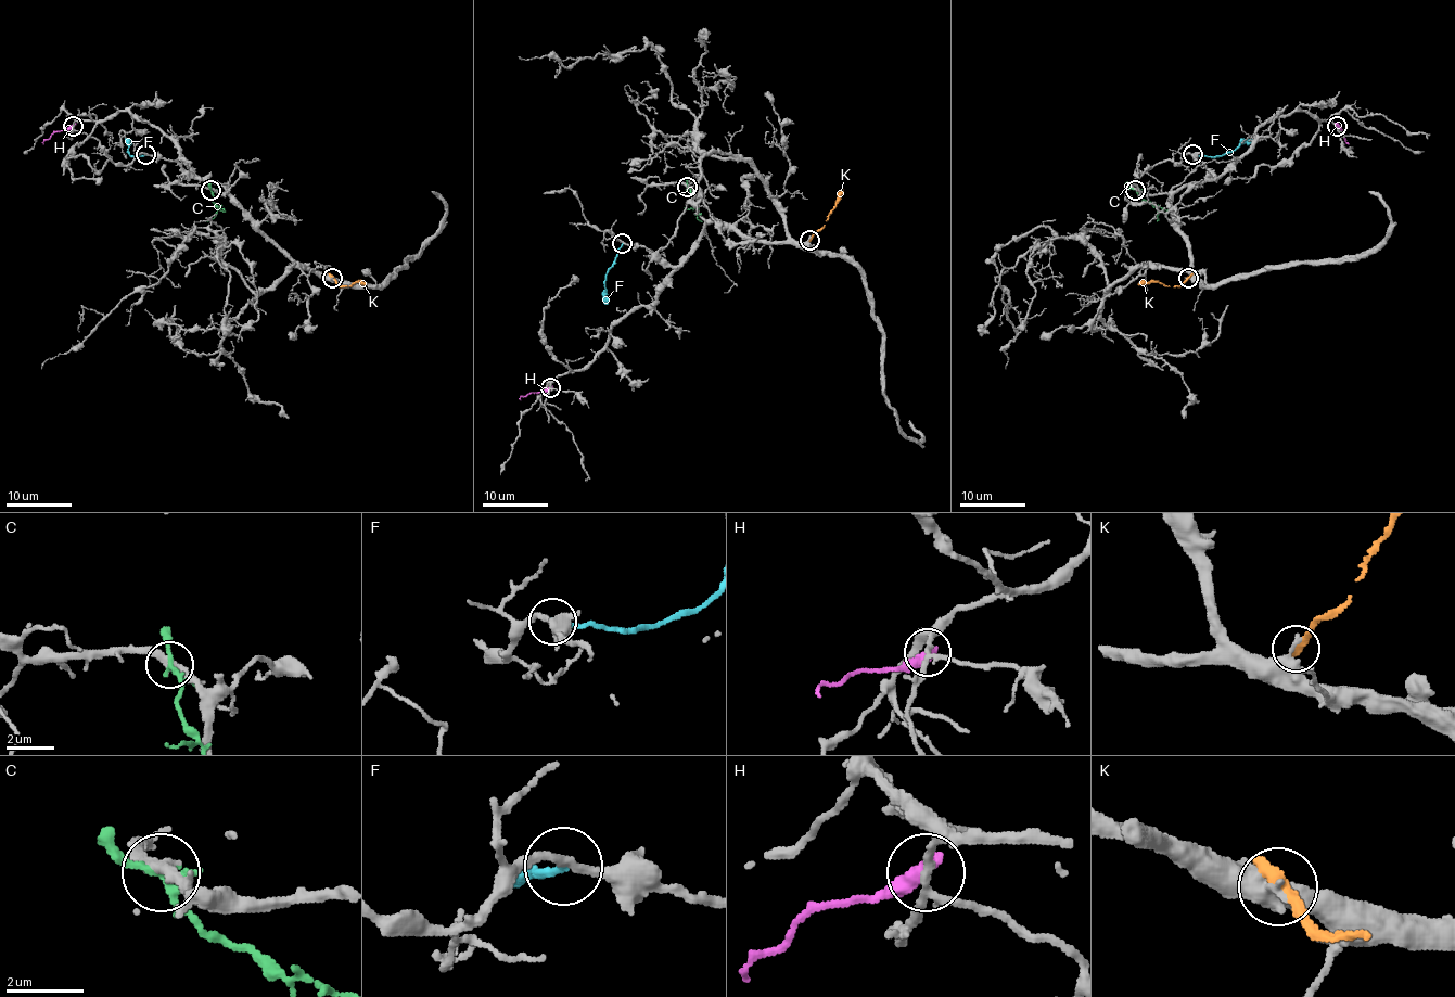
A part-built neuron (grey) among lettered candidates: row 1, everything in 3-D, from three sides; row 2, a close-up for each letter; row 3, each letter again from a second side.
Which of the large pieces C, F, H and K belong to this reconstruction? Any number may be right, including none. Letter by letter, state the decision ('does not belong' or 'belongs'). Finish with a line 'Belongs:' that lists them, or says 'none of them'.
C: does not belong
F: does not belong
H: does not belong
K: does not belong
Belongs: none of them

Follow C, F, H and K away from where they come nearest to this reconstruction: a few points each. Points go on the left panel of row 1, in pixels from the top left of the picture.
C: (209, 189), (213, 202), (225, 212)
F: (144, 155), (128, 153), (127, 143), (130, 142)
H: (73, 126), (55, 130), (43, 143)
K: (332, 279), (348, 286), (356, 282), (366, 285)

